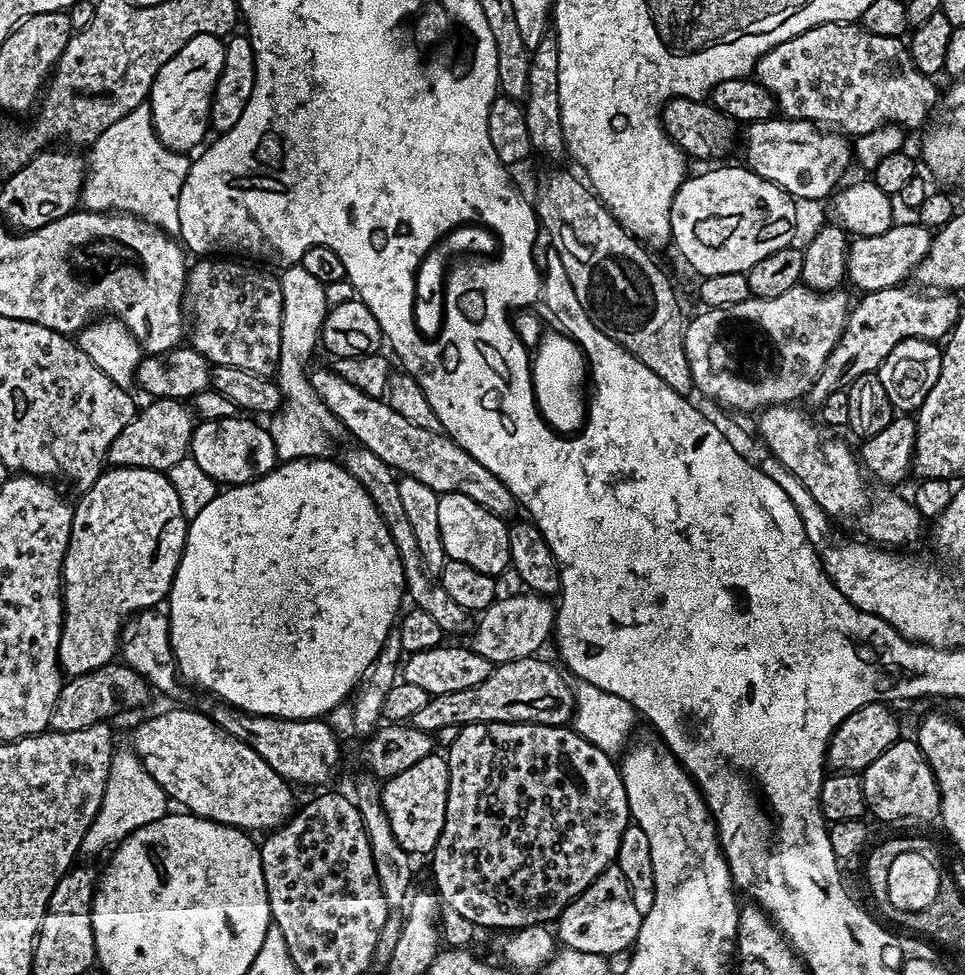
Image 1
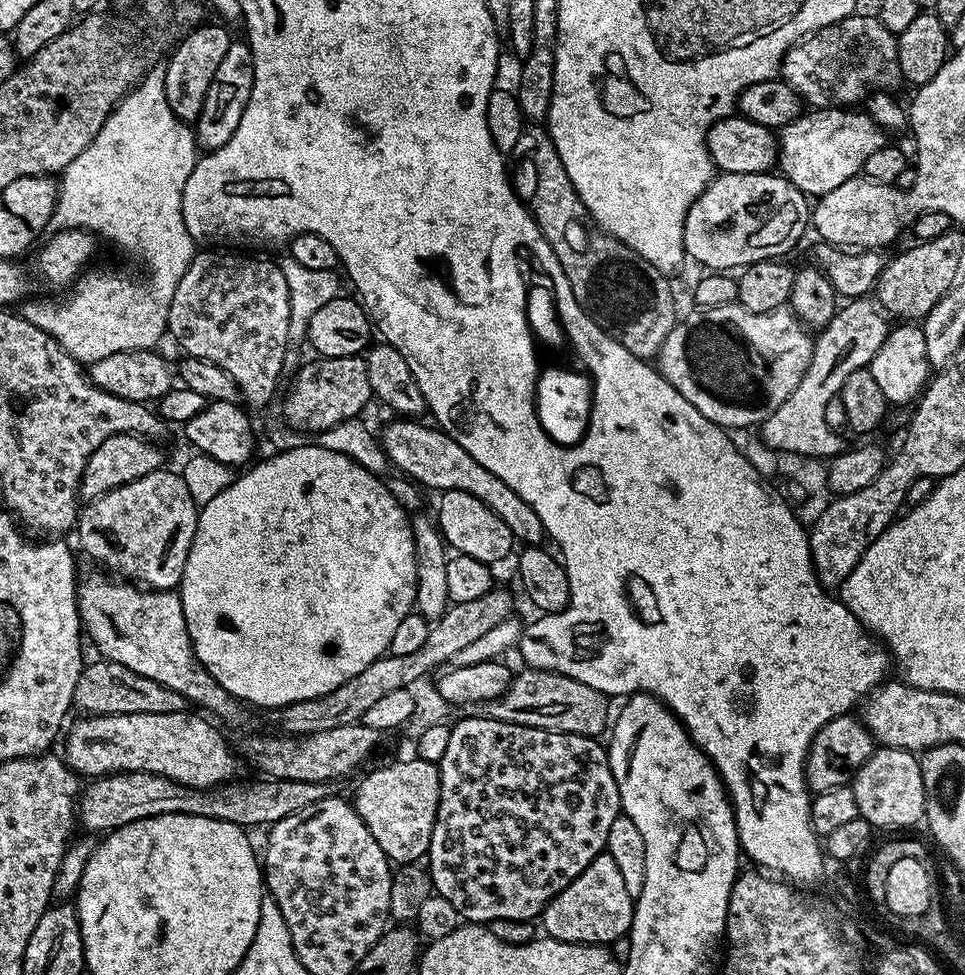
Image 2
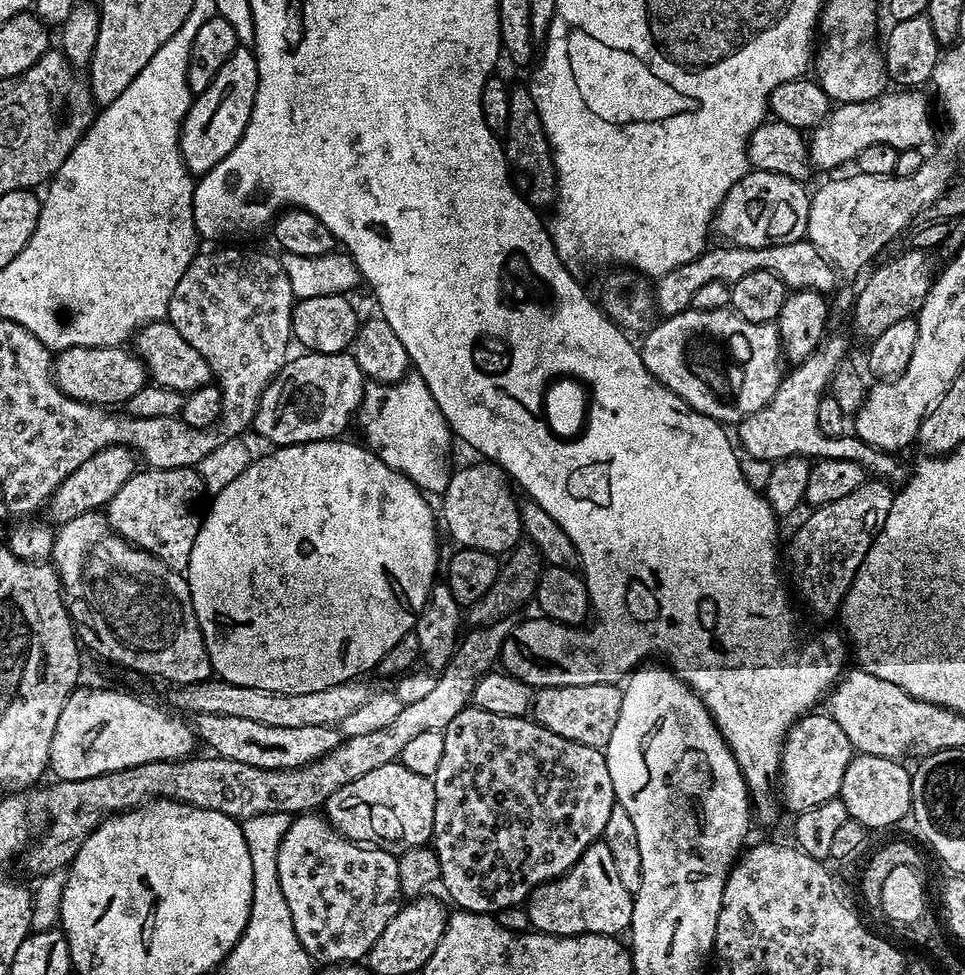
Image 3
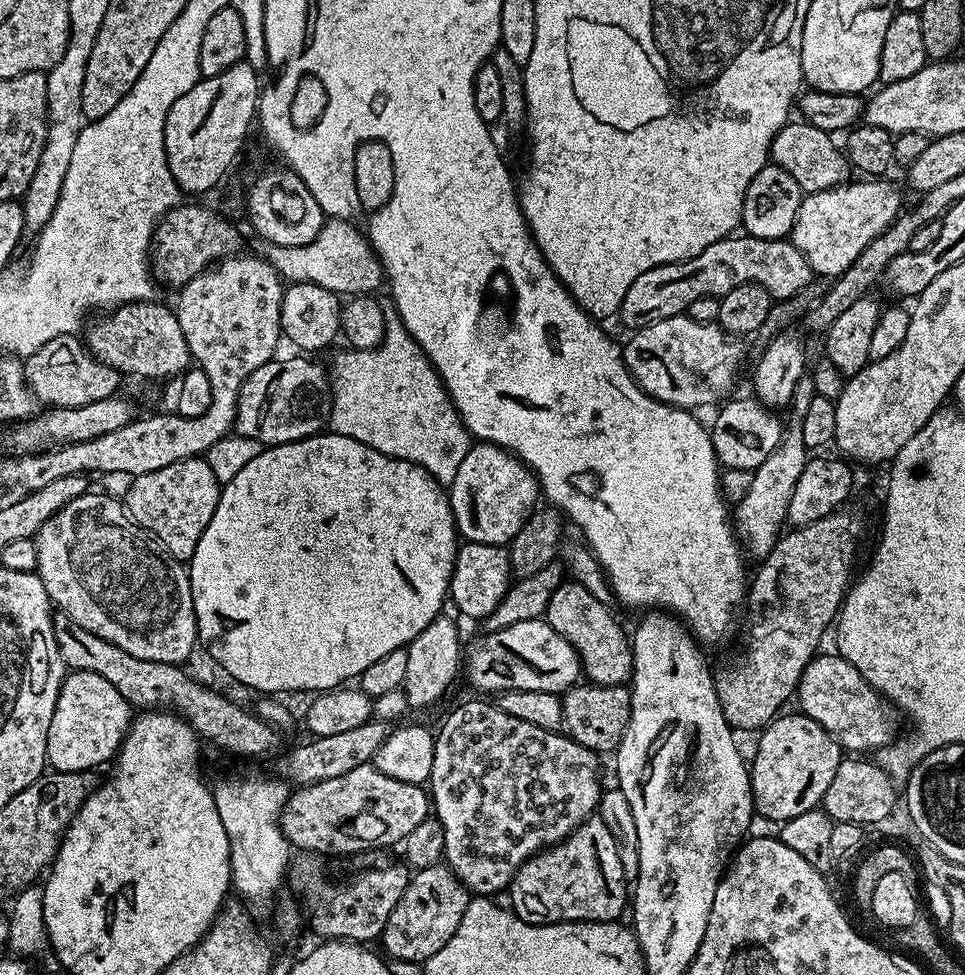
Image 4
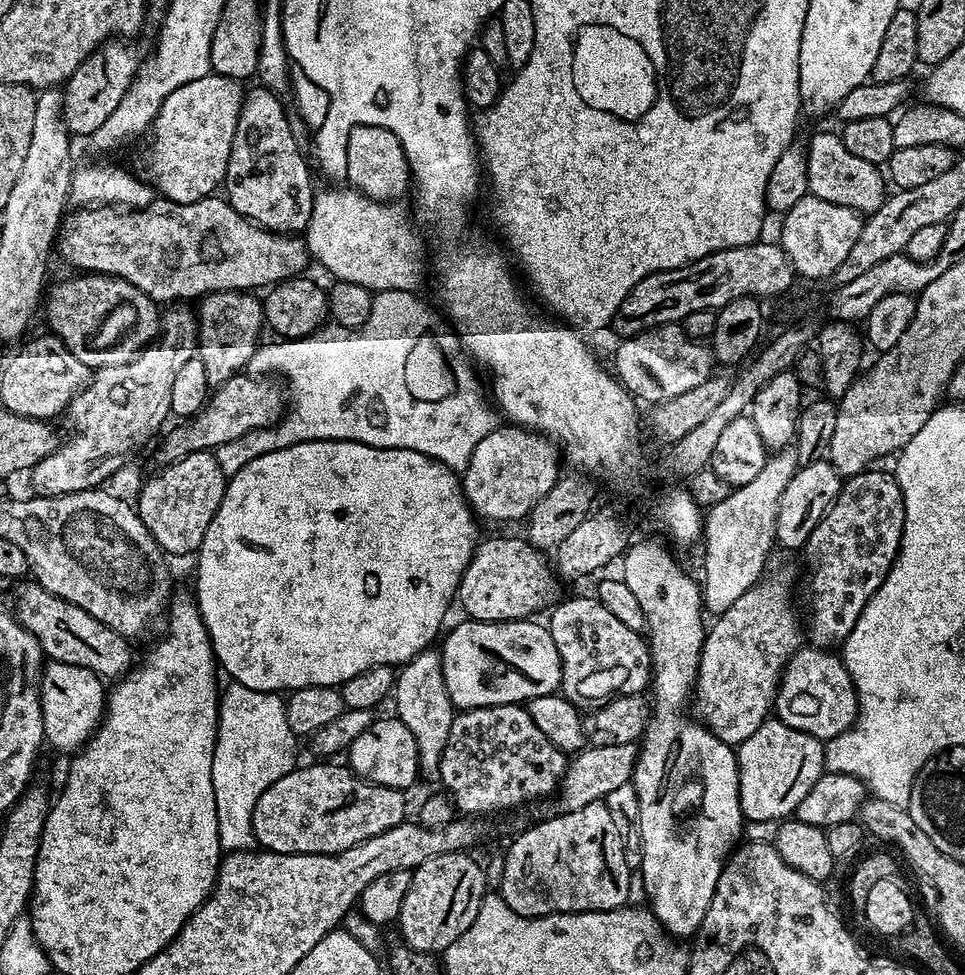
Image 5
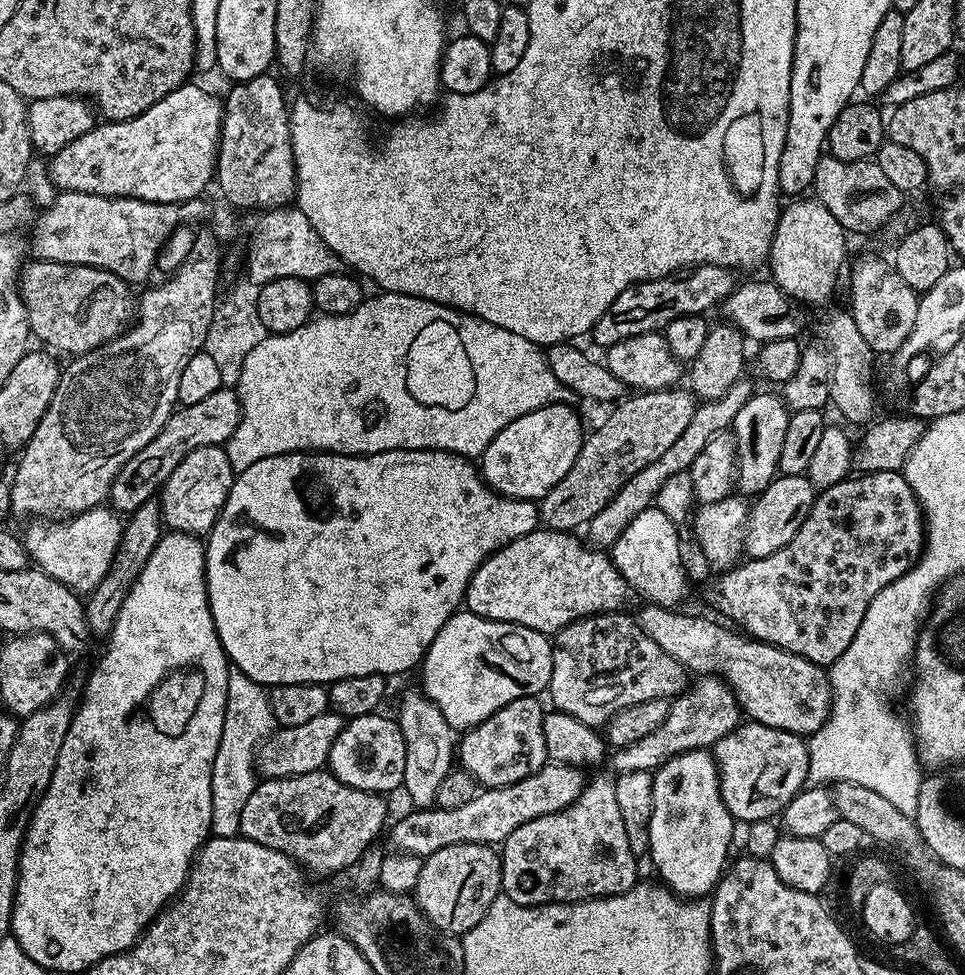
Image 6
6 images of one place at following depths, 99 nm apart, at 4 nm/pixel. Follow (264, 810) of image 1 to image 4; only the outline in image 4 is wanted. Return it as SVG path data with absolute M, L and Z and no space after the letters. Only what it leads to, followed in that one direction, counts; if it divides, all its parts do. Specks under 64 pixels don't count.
M69 671L60 687L54 718L50 718L47 763L57 772L92 772L99 764L107 765L120 751L133 719L132 705L102 678L102 674Z

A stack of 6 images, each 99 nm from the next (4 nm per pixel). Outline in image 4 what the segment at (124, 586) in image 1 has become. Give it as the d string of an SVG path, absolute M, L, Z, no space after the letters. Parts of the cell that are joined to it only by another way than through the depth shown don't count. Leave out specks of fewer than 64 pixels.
M195 456L182 462L174 462L170 466L162 466L162 470L154 470L150 474L142 474L131 481L128 497L123 497L122 503L128 509L128 514L138 527L152 533L165 550L181 562L191 561L194 550L198 546L198 538L202 538L202 530L210 526L210 518L214 518L214 510L218 506L221 484L214 478L214 470L210 470L207 459Z

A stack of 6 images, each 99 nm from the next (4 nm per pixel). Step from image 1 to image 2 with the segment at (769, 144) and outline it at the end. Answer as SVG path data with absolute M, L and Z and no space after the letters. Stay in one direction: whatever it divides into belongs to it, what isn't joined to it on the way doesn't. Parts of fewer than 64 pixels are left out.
M833 106L805 111L794 122L790 122L778 132L778 168L785 180L809 198L819 198L841 186L852 177L859 177L864 171L866 158L874 150L884 147L885 129L875 124L864 110L853 110L848 106Z

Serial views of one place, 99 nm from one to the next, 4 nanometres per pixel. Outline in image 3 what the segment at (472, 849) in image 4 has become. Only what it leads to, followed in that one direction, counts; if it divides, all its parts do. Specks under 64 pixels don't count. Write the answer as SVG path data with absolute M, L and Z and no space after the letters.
M466 707L446 726L443 730L444 741L442 742L442 762L438 762L438 770L432 785L436 791L436 805L434 806L434 826L432 827L431 847L435 848L440 863L439 883L444 884L448 891L447 899L456 903L457 909L466 912L483 912L485 914L501 914L507 908L515 904L523 905L539 884L548 880L555 880L590 846L594 841L601 839L606 830L606 822L610 819L610 810L616 805L614 794L614 782L610 782L610 770L606 766L606 758L603 751L590 746L582 746L573 740L562 738L550 730L546 730L541 724L537 724L531 718L523 716L503 716L502 714L490 714L481 708Z

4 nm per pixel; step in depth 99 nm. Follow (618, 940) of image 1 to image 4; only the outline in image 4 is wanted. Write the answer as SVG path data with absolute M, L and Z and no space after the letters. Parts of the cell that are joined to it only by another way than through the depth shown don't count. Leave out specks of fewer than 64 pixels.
M593 818L579 824L575 830L568 837L566 837L560 844L554 845L553 848L545 848L542 852L537 852L536 855L529 858L524 865L514 874L510 885L510 893L512 892L512 904L510 903L511 911L516 913L518 918L522 918L522 922L527 924L564 924L569 920L570 922L578 922L585 920L586 922L606 922L607 920L619 921L620 915L625 915L626 905L630 900L630 884L624 878L624 871L622 870L622 862L618 859L618 846L614 834L610 834L610 830L606 826L606 822L602 822L599 818Z

